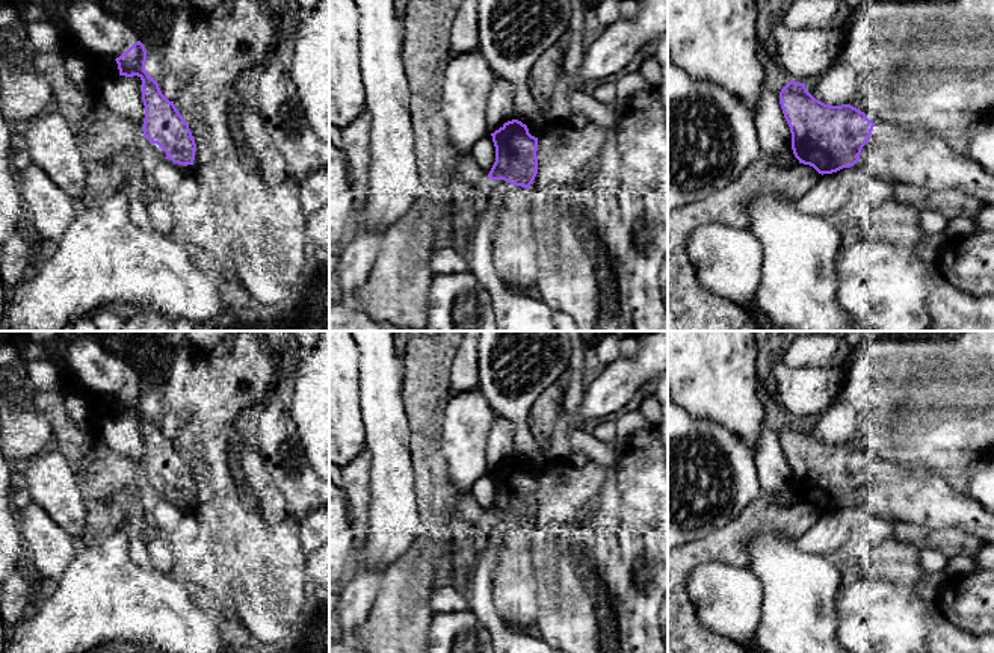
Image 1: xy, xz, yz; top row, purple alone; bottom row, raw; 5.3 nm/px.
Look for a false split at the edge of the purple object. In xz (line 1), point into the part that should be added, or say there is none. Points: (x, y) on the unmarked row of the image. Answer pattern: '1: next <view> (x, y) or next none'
1: next xz (514, 587)

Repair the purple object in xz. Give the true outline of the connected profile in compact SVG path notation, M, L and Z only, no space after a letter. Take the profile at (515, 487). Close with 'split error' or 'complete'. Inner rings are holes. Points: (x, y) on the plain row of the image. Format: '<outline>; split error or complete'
M518 458L505 461L491 472L495 485L495 500L488 512L492 518L488 525L488 537L497 546L497 564L492 579L492 600L503 621L515 630L533 633L538 621L538 583L532 565L532 543L529 526L538 512L538 476L529 472L526 463Z; split error

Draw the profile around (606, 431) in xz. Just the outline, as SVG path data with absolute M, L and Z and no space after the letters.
M606 419L592 423L589 428L591 434L604 441L607 444L618 444L621 447L621 453L627 449L627 443L618 435L615 419Z

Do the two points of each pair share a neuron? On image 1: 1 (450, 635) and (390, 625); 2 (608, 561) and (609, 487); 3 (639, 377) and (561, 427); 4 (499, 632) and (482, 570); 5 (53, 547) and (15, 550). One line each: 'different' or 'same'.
1: different
2: same
3: same
4: same
5: different

